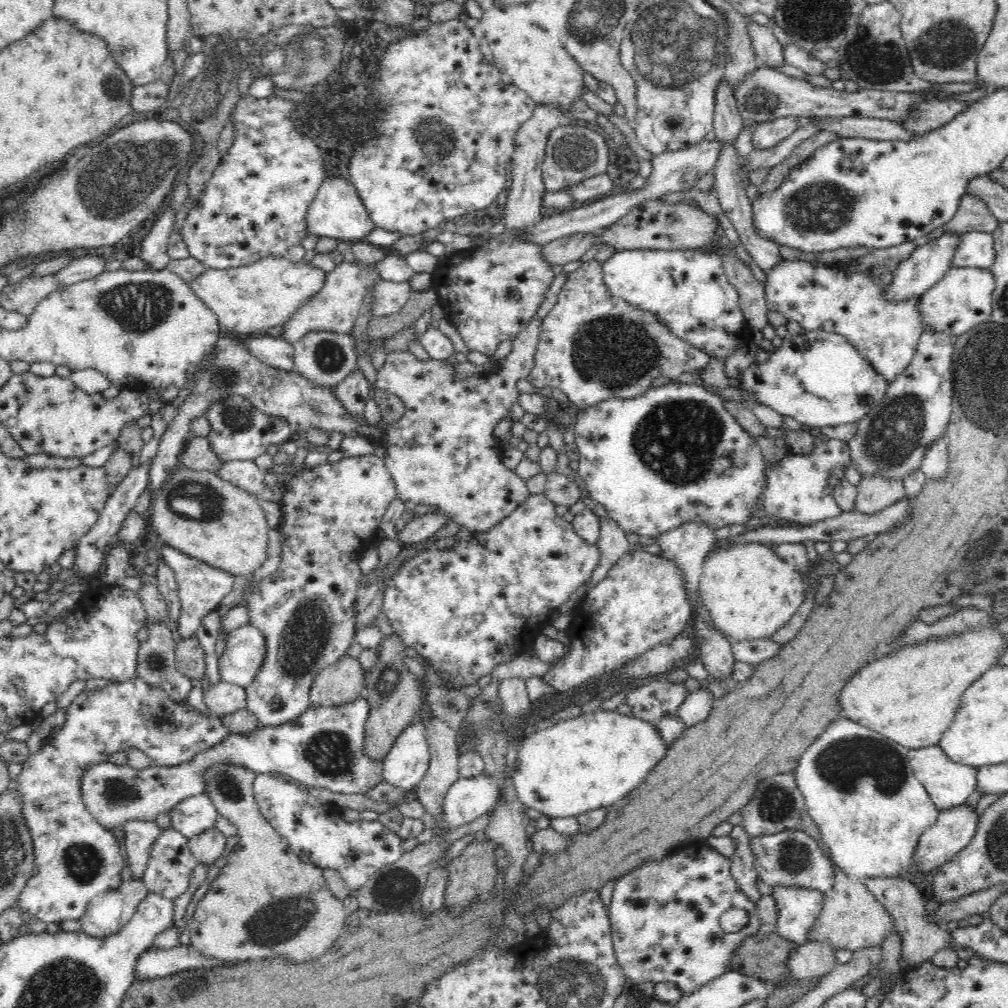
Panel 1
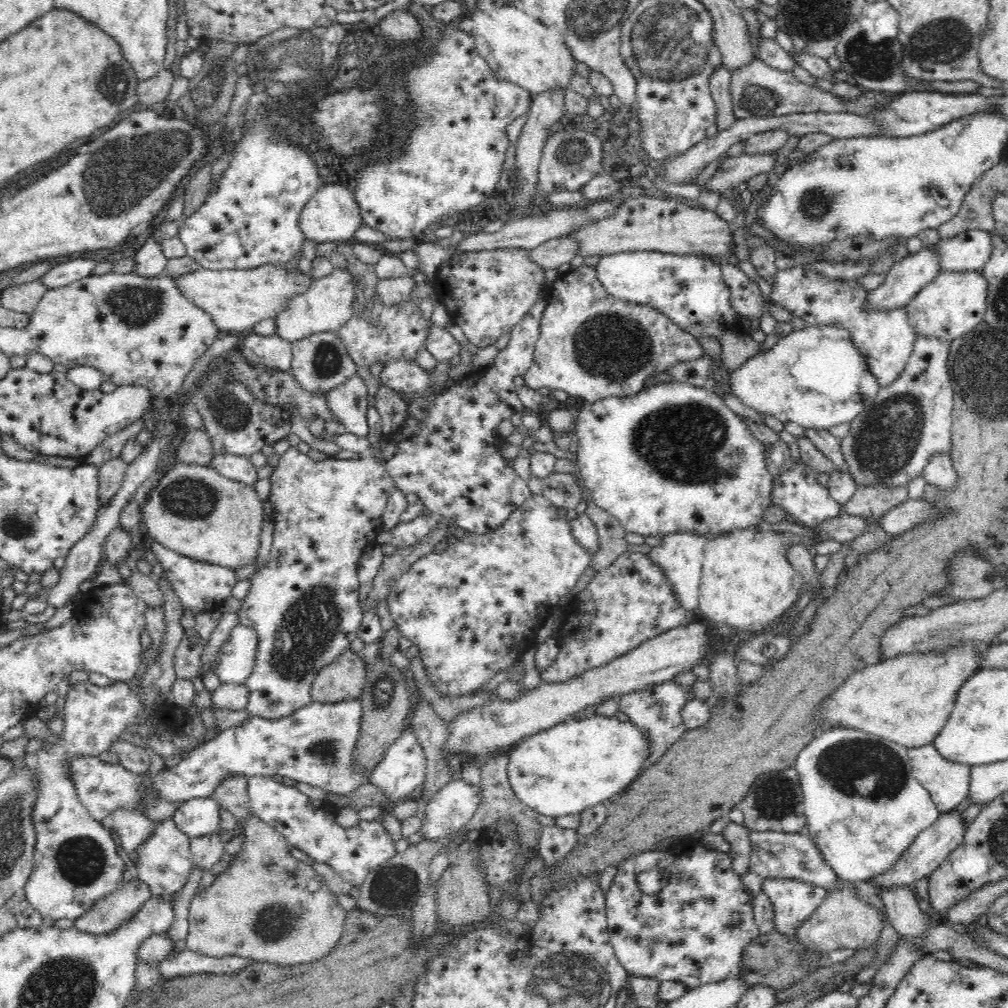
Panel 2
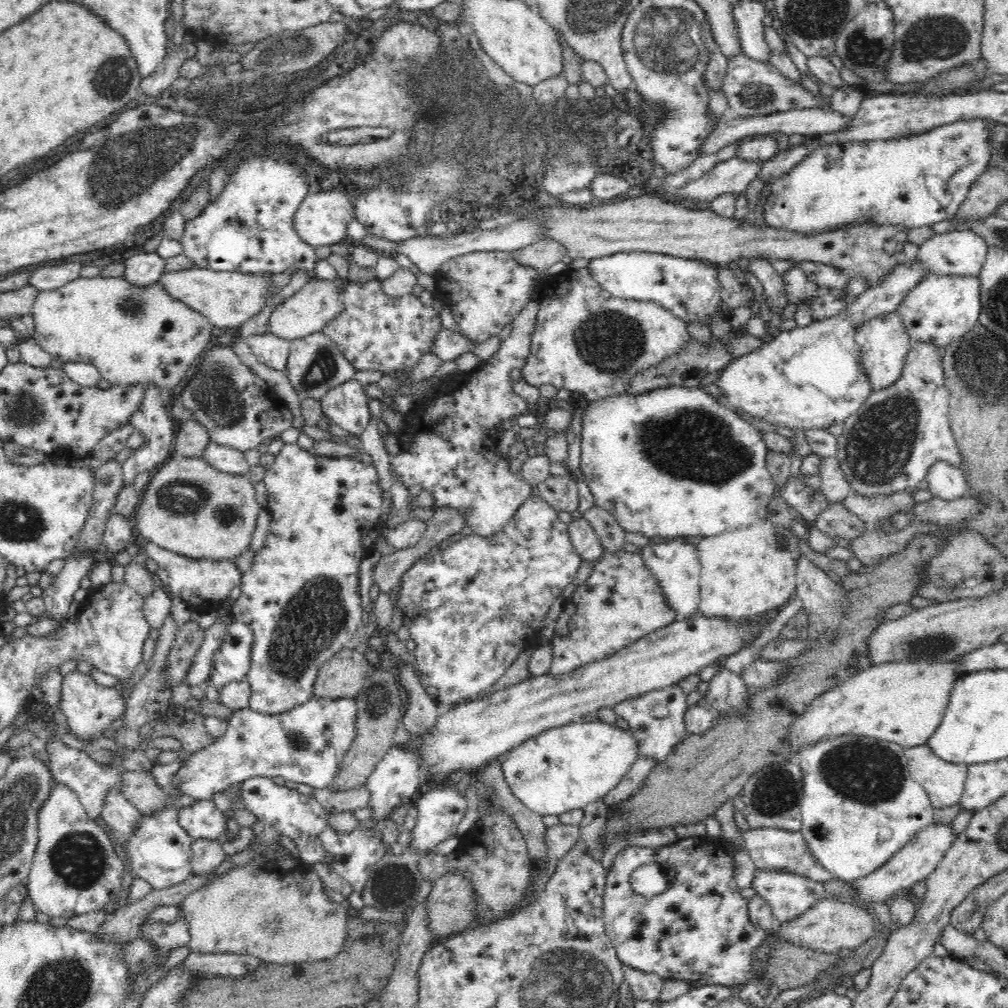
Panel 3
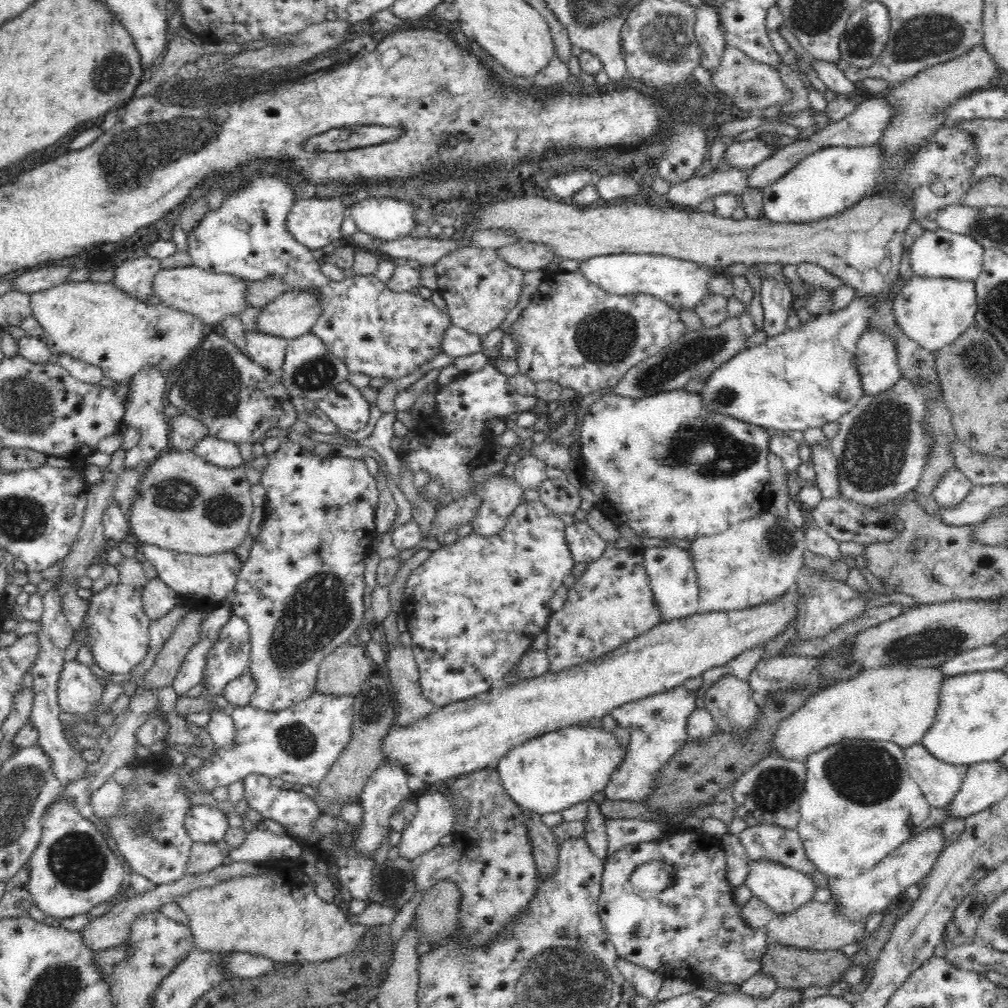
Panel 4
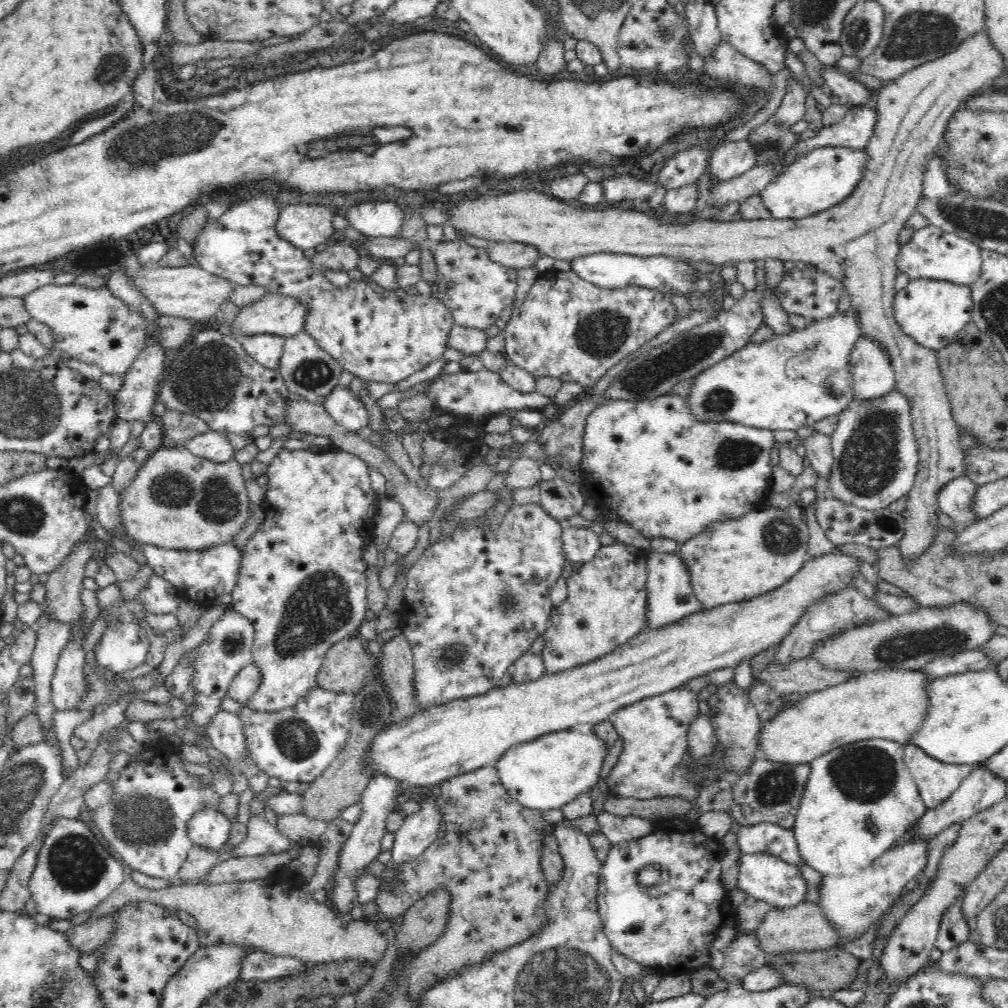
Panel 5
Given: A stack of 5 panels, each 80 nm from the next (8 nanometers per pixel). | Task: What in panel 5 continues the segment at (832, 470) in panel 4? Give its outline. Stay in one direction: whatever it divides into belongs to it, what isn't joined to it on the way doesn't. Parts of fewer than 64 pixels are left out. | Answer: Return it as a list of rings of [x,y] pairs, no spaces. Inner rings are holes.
[[[815,431],[813,435],[802,440],[806,449],[807,458],[810,459],[811,468],[828,480],[832,473],[834,463],[831,436]]]

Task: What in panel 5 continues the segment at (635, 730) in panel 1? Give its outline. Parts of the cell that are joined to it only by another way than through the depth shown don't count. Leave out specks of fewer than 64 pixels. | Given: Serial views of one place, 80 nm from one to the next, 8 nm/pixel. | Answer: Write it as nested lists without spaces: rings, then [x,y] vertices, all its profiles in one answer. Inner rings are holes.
[[[570,728],[516,744],[496,761],[498,778],[513,800],[531,810],[559,810],[592,790],[600,782],[600,770],[610,749],[588,728]]]

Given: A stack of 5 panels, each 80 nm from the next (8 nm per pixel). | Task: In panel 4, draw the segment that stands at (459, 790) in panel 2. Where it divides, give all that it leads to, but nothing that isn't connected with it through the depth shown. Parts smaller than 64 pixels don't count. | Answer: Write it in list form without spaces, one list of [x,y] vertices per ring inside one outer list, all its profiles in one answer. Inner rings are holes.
[[[437,791],[424,793],[416,802],[416,817],[402,832],[398,856],[412,860],[440,845],[440,839],[453,832],[457,809],[450,795]]]

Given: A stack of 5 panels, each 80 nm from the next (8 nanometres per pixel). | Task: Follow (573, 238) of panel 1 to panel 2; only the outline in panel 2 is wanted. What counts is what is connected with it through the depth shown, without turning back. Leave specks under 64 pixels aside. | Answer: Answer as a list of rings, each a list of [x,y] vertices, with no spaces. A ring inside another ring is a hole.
[[[558,237],[546,240],[544,244],[530,250],[528,257],[543,270],[557,269],[578,254],[578,241],[572,237]]]

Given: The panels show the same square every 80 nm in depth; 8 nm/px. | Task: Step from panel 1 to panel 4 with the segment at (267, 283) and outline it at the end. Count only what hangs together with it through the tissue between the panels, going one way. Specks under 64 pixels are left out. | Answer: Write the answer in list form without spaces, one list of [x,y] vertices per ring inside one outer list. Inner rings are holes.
[[[194,265],[186,268],[160,269],[154,276],[152,287],[152,294],[160,297],[166,305],[198,317],[204,325],[217,325],[220,328],[221,322],[228,316],[242,314],[249,307],[246,294],[250,288],[250,281],[226,273],[210,272]]]

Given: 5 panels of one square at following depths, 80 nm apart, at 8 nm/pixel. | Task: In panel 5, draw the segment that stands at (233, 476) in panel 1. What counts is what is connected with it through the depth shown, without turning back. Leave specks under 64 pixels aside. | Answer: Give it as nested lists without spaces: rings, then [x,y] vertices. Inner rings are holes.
[[[212,429],[190,438],[183,446],[192,451],[195,456],[205,460],[226,463],[235,458],[234,447],[226,435],[214,432]]]

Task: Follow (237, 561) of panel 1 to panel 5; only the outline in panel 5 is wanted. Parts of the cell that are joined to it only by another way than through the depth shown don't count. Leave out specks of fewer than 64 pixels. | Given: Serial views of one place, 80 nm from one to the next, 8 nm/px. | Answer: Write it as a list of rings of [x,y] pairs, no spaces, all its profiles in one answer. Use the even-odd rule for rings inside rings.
[[[185,446],[156,450],[141,465],[138,475],[120,494],[121,533],[143,545],[174,550],[206,550],[218,544],[228,544],[236,538],[248,520],[249,499],[242,476],[242,464],[234,460],[218,463],[195,456]]]

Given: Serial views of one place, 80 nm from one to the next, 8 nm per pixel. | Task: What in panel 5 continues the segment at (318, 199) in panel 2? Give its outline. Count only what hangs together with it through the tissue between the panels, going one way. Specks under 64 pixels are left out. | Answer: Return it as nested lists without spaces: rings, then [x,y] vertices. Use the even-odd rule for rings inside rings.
[[[329,203],[286,205],[280,210],[276,231],[301,251],[316,248],[332,238],[332,220],[337,213]]]

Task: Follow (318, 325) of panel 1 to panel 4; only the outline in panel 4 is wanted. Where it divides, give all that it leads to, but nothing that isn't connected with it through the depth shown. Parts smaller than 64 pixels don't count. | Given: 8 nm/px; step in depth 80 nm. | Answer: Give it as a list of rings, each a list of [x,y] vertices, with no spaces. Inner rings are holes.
[[[314,289],[285,290],[268,303],[255,324],[256,333],[296,339],[311,333],[324,312]]]

